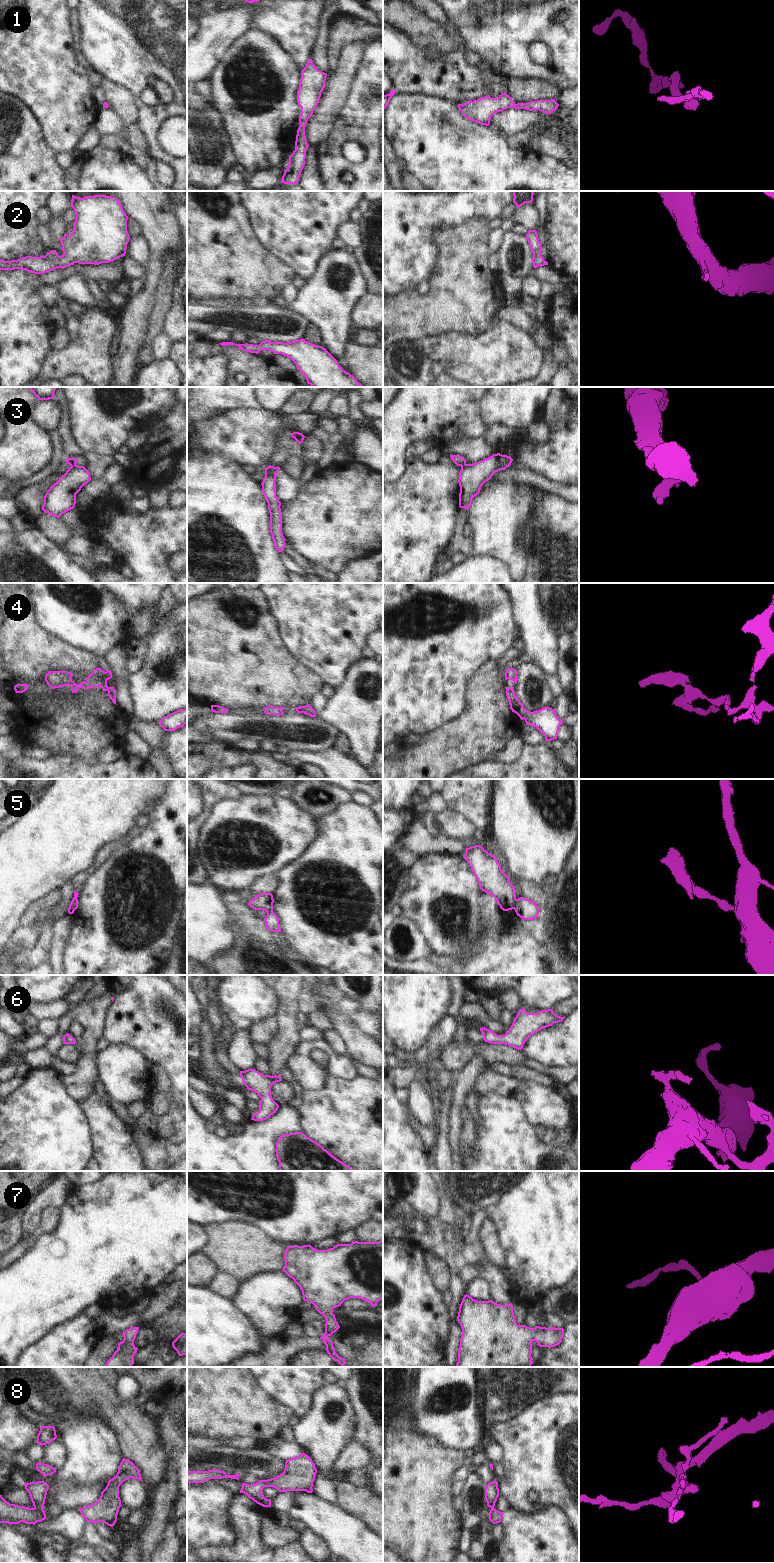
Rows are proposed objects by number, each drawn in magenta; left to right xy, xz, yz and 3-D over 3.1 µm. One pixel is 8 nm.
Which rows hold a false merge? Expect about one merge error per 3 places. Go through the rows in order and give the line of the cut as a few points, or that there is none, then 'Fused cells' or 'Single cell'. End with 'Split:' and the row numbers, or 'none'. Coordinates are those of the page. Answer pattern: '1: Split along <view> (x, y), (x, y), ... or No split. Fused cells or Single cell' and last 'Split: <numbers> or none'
1: No split. Single cell
2: No split. Single cell
3: Split along yz (466, 464), (461, 467). Fused cells
4: No split. Single cell
5: Split along yz (516, 899), (513, 908). Fused cells
6: No split. Single cell
7: No split. Single cell
8: Split along xy (34, 1507), (42, 1509). Fused cells
Split: 3, 5, 8

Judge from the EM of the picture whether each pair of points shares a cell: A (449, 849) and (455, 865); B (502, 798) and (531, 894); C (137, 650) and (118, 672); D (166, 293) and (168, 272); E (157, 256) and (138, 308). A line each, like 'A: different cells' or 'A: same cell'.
A: different cells
B: different cells
C: different cells
D: same cell
E: same cell

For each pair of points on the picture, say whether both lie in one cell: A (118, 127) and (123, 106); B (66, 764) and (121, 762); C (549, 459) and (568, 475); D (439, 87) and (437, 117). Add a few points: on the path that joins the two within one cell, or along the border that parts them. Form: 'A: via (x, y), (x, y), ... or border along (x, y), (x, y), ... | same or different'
A: border along (108, 107), (120, 117), (126, 126) | different
B: via (80, 768), (107, 768) | same
C: via (554, 461), (563, 470) | same
D: border along (415, 94), (444, 98), (456, 105) | different

